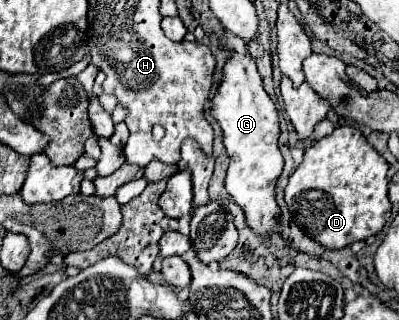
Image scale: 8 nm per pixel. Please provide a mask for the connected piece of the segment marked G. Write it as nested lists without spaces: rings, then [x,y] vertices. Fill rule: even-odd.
[[[230,51],[222,71],[222,83],[210,105],[210,115],[214,121],[218,121],[224,133],[224,147],[230,157],[226,173],[228,195],[244,209],[246,223],[258,235],[278,231],[276,217],[280,215],[280,209],[274,199],[274,187],[284,165],[278,149],[278,109],[270,95],[264,91],[262,77],[250,53]]]

